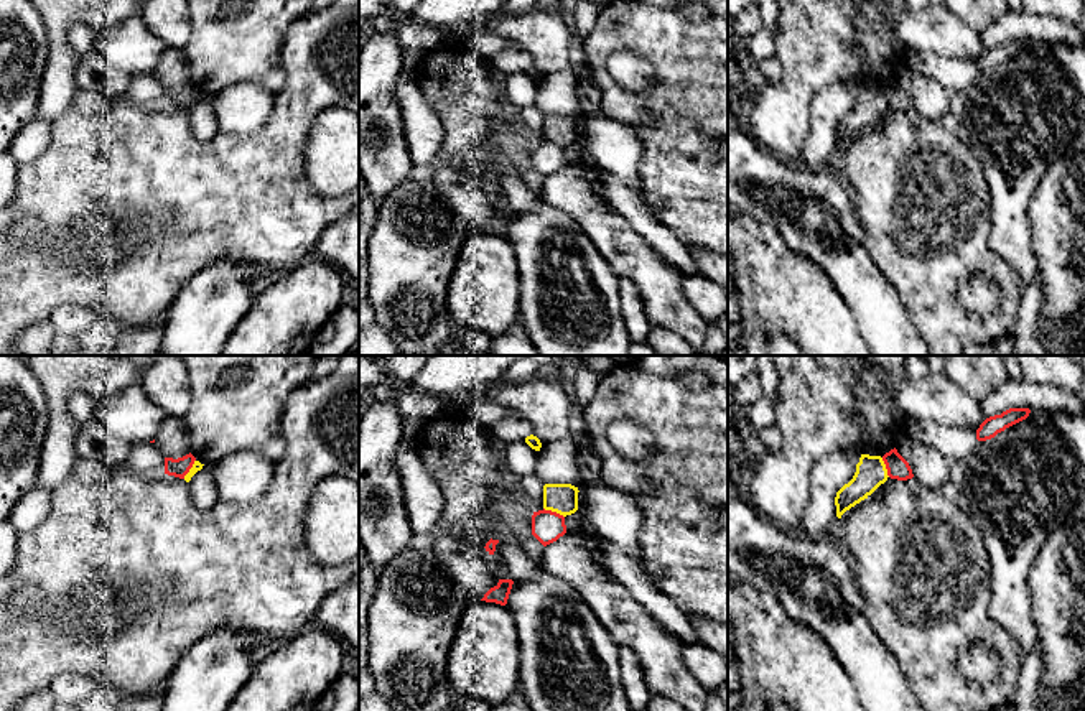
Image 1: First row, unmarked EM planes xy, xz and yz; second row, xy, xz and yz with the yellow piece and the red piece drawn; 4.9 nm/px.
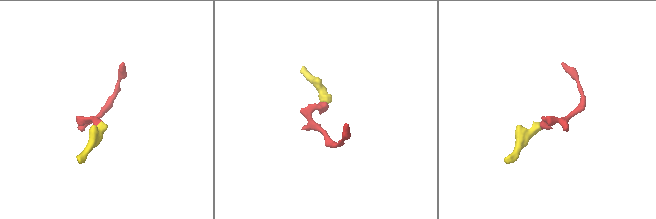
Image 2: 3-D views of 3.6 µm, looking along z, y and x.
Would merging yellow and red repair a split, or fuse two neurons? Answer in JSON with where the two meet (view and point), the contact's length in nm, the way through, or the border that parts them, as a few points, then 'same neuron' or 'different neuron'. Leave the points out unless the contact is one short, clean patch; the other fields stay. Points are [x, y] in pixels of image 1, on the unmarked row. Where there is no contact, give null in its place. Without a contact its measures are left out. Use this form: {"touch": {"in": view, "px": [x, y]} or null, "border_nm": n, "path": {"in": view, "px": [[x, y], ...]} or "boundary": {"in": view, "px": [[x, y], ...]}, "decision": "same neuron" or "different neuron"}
{"touch": {"in": "xz", "px": [554, 142]}, "border_nm": 120, "boundary": {"in": "xz", "px": [[544, 139], [563, 148]]}, "decision": "different neuron"}

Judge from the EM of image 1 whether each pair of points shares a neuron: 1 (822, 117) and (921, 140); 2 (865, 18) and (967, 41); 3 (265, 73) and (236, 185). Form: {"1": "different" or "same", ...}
{"1": "different", "2": "same", "3": "different"}

